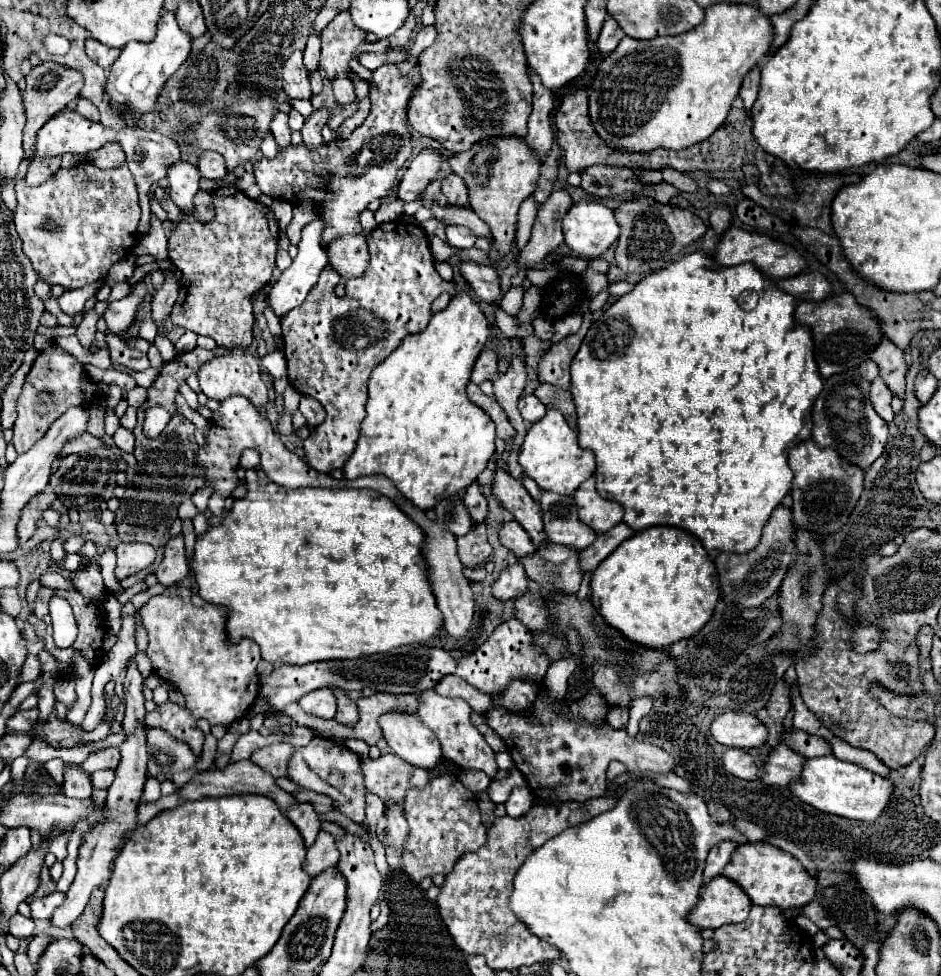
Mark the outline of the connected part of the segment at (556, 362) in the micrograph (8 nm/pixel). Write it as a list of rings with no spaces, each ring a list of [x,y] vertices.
[[[590,314],[584,316],[584,324],[582,328],[560,340],[558,344],[554,344],[540,360],[538,364],[538,380],[540,382],[548,382],[548,384],[556,384],[556,386],[562,386],[562,388],[570,388],[570,362],[574,358],[574,354],[578,352],[586,332],[588,332],[588,326],[590,326]]]

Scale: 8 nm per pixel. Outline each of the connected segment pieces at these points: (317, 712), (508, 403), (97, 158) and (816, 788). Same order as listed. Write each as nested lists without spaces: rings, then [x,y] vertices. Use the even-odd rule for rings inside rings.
[[[330,688],[312,690],[310,694],[302,696],[298,700],[298,704],[306,714],[312,714],[318,718],[334,718],[334,714],[336,714],[336,700],[332,700]]]
[[[518,338],[512,340],[512,350],[514,350],[516,358],[512,360],[508,372],[500,374],[494,380],[494,398],[498,400],[502,410],[506,412],[510,424],[516,428],[516,436],[512,438],[506,466],[508,466],[510,476],[514,476],[516,480],[522,480],[524,472],[522,472],[522,468],[518,464],[518,450],[520,450],[520,446],[524,442],[524,436],[526,436],[528,428],[526,428],[526,424],[524,424],[524,420],[522,420],[522,416],[518,412],[518,400],[520,400],[522,390],[526,386],[526,370],[524,370],[524,360],[522,360],[524,354],[522,354]]]
[[[110,142],[110,144],[104,144],[102,148],[98,148],[96,152],[88,154],[88,160],[92,156],[92,164],[96,168],[118,168],[120,164],[124,164],[126,156],[124,156],[124,150],[120,144],[116,142]]]
[[[820,756],[804,760],[800,776],[792,780],[788,788],[798,800],[820,812],[866,822],[872,822],[876,820],[876,816],[880,816],[892,794],[892,784],[888,782],[888,778],[878,776],[858,764],[842,762],[836,756]]]

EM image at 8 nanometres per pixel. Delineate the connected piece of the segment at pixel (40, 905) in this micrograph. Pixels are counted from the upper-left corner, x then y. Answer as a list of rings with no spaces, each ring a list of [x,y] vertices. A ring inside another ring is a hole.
[[[52,892],[52,894],[44,896],[44,898],[38,898],[38,900],[34,900],[34,902],[30,904],[32,916],[34,916],[34,918],[40,918],[40,920],[50,920],[52,914],[54,914],[54,910],[56,910],[62,902],[64,902],[64,894],[62,894],[62,892]]]

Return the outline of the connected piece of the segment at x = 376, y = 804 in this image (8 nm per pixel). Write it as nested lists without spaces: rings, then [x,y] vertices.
[[[366,794],[366,822],[370,828],[376,828],[376,820],[384,816],[384,802],[376,794]]]

